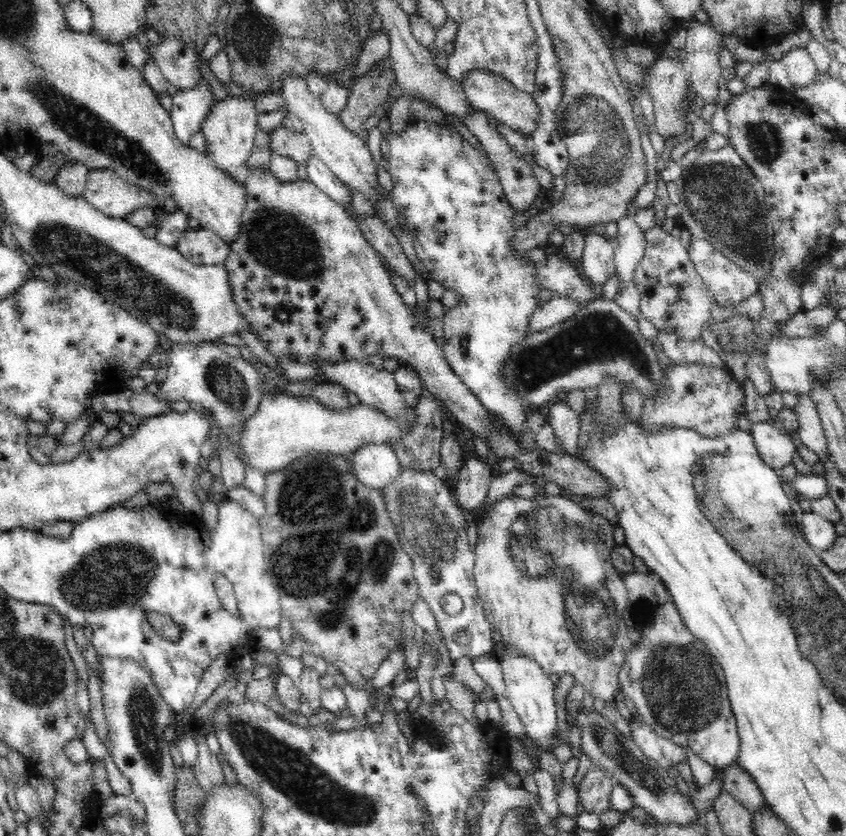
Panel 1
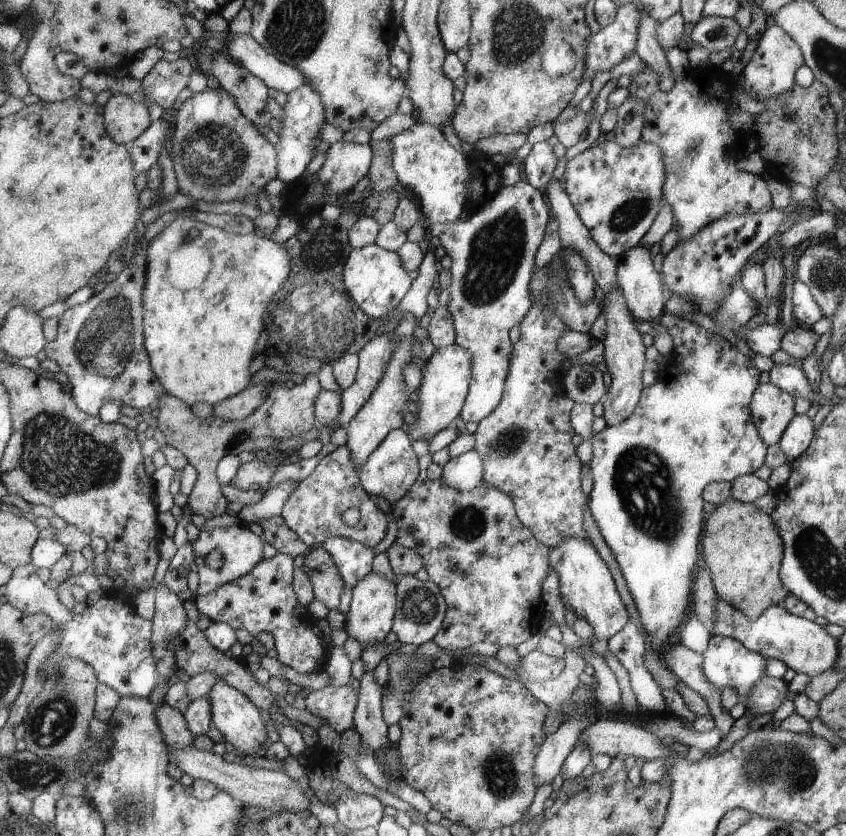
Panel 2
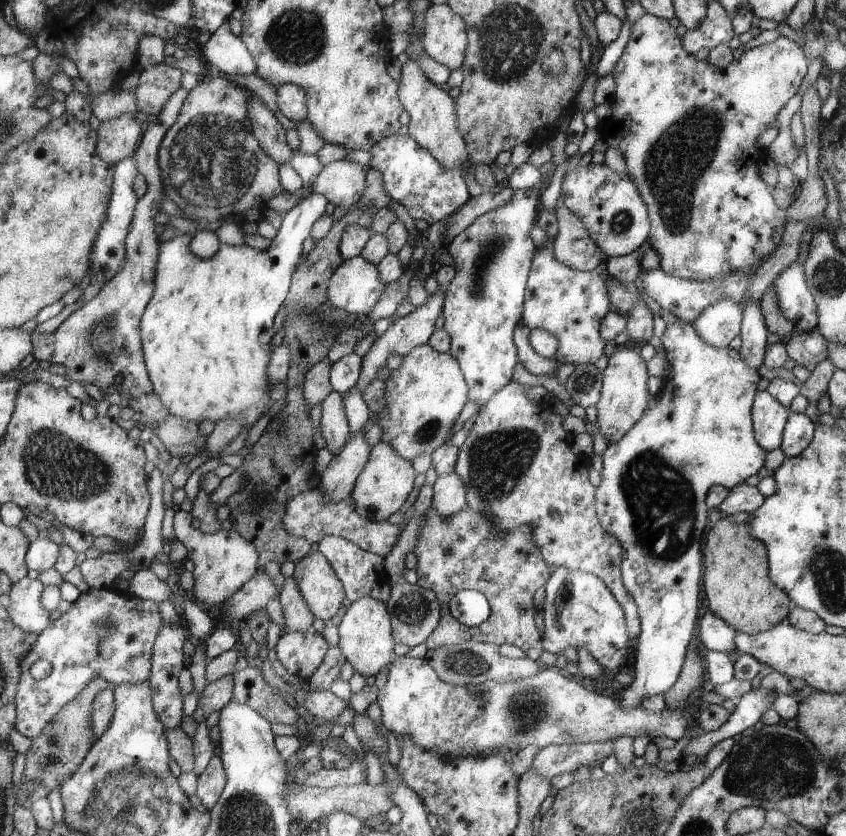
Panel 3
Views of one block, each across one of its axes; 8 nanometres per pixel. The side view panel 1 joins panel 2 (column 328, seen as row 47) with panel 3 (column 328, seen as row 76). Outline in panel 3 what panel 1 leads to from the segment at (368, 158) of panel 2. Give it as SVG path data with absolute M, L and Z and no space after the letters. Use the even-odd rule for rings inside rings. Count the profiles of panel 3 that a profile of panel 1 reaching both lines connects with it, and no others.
M344 158L330 162L313 178L313 192L323 194L335 207L351 211L367 185L368 174L362 167Z

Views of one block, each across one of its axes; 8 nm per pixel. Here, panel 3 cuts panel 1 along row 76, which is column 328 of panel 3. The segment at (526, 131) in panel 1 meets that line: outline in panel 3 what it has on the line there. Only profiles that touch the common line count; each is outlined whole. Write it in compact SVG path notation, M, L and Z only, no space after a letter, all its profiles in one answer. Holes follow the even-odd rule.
M364 428L350 434L346 446L334 456L330 466L319 475L318 488L326 500L343 501L350 497L362 469L369 462L372 447L364 439Z

